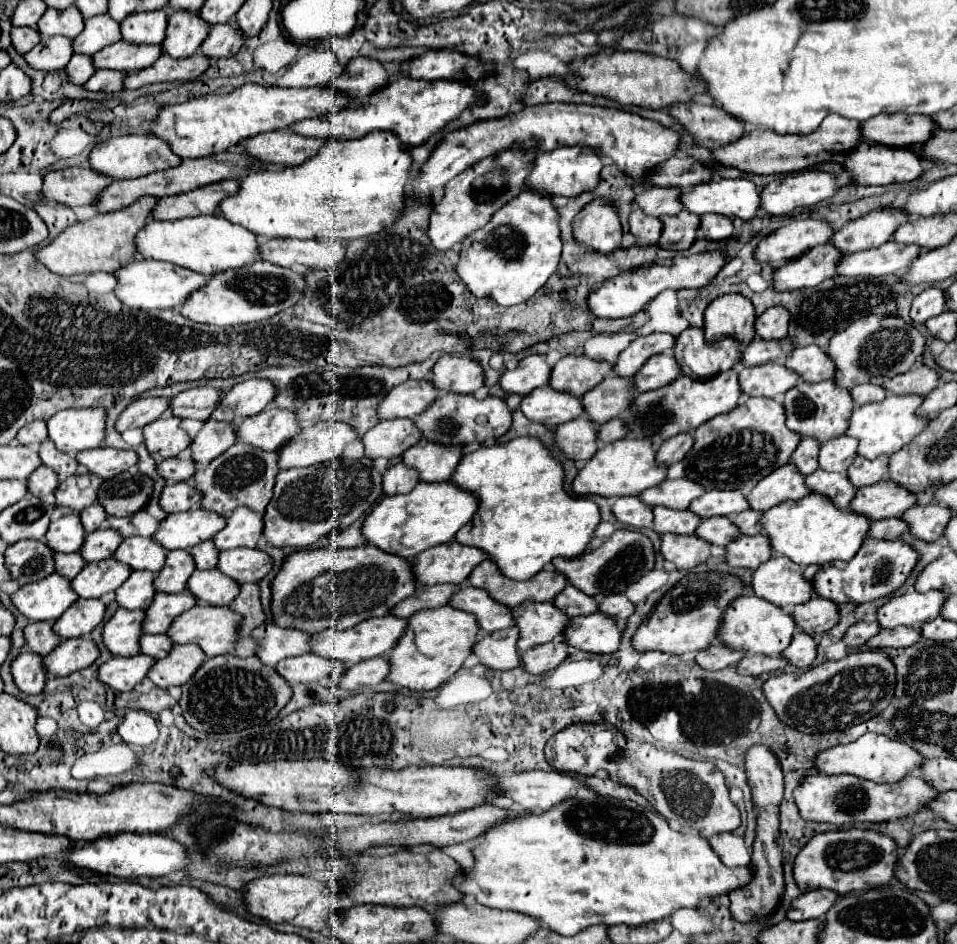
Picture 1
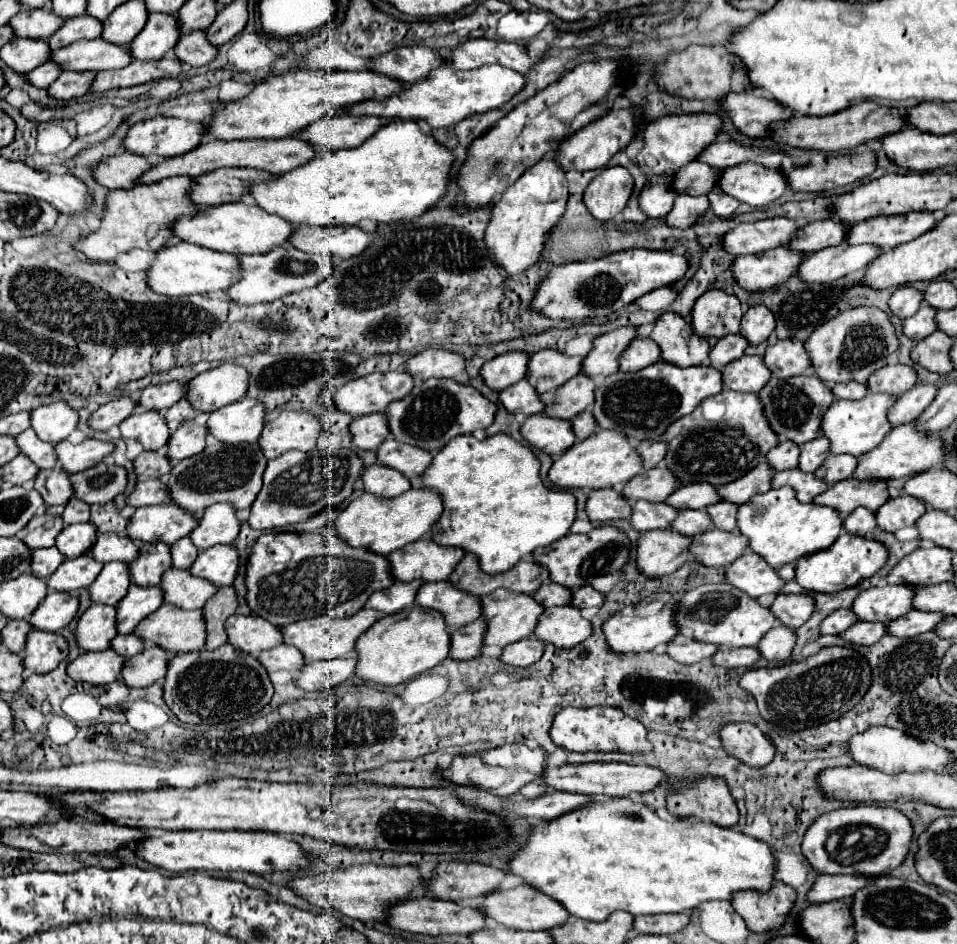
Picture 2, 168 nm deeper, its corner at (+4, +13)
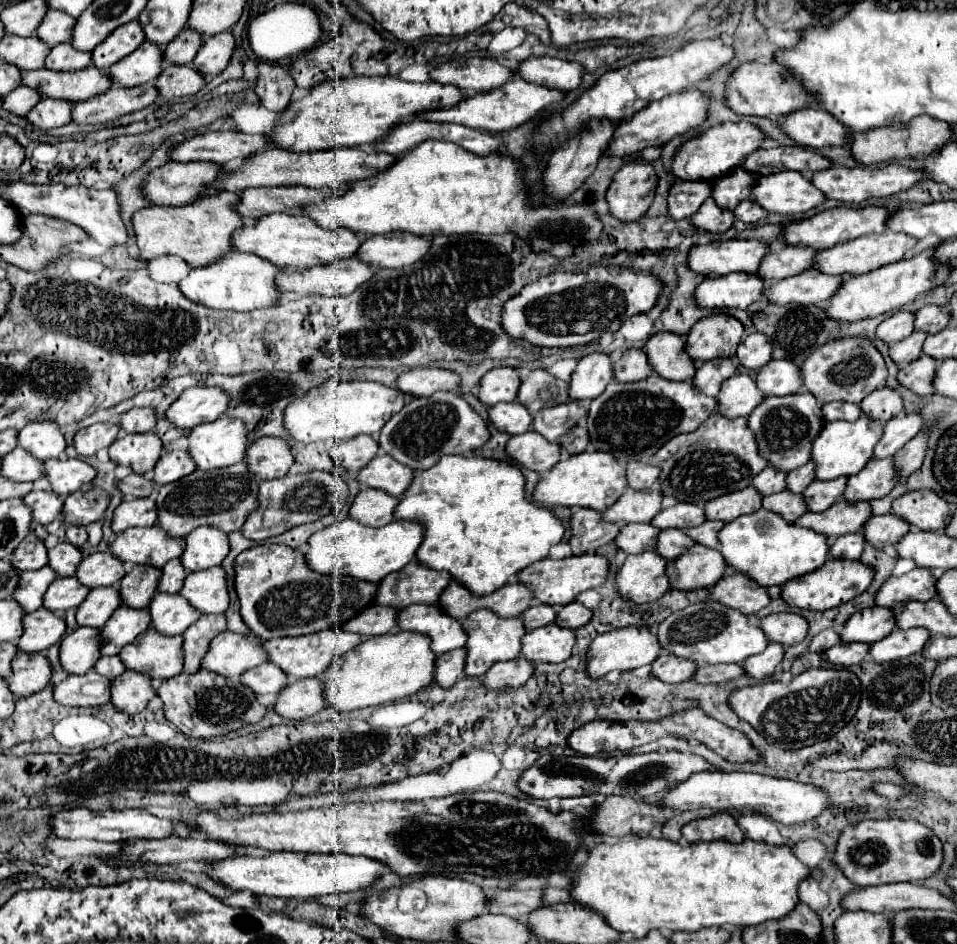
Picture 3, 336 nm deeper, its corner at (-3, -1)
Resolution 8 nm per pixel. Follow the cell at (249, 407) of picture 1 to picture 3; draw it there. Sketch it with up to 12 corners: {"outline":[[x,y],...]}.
{"outline":[[191,387],[169,407],[179,429],[211,423],[231,397],[219,387]]}

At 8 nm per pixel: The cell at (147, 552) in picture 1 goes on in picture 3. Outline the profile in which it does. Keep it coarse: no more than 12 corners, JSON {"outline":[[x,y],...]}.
{"outline":[[111,553],[85,557],[77,579],[91,589],[117,585],[123,561]]}

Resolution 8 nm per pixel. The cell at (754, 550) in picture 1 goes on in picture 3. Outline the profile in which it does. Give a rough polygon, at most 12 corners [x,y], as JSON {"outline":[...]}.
{"outline":[[695,545],[669,563],[675,589],[717,583],[729,565],[717,549]]}

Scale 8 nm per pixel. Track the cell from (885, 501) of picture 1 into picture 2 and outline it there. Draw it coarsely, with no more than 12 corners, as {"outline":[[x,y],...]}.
{"outline":[[844,479],[814,497],[840,517],[876,511],[888,499],[884,481]]}

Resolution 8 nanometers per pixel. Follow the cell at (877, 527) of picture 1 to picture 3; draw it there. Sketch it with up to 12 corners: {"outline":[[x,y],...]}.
{"outline":[[861,533],[841,535],[831,545],[831,557],[859,559],[865,549]]}

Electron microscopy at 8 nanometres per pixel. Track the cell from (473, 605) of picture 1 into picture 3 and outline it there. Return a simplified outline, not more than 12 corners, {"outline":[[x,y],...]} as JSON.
{"outline":[[439,605],[401,609],[399,627],[441,655],[465,647],[463,623]]}

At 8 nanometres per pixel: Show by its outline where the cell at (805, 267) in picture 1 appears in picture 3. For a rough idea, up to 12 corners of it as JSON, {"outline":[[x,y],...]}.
{"outline":[[755,273],[709,277],[695,291],[699,307],[747,309],[765,281]]}

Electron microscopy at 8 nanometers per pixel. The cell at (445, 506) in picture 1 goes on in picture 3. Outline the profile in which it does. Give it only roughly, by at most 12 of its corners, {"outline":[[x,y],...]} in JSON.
{"outline":[[351,517],[309,539],[307,563],[381,581],[415,559],[417,521]]}

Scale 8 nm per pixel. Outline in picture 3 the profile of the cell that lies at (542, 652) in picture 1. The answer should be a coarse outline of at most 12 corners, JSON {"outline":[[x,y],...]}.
{"outline":[[529,659],[499,661],[483,677],[487,689],[517,689],[533,677]]}

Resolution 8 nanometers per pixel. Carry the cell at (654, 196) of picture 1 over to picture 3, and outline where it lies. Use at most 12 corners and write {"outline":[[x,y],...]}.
{"outline":[[741,167],[711,183],[719,207],[735,209],[751,199],[755,177]]}

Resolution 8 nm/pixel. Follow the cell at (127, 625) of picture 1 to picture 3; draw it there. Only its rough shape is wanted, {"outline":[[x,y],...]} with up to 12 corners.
{"outline":[[79,627],[61,641],[61,665],[83,675],[101,657],[101,629]]}

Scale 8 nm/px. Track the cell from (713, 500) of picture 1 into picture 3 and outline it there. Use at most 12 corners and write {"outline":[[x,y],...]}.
{"outline":[[677,503],[651,521],[659,529],[689,529],[705,521],[703,507]]}

